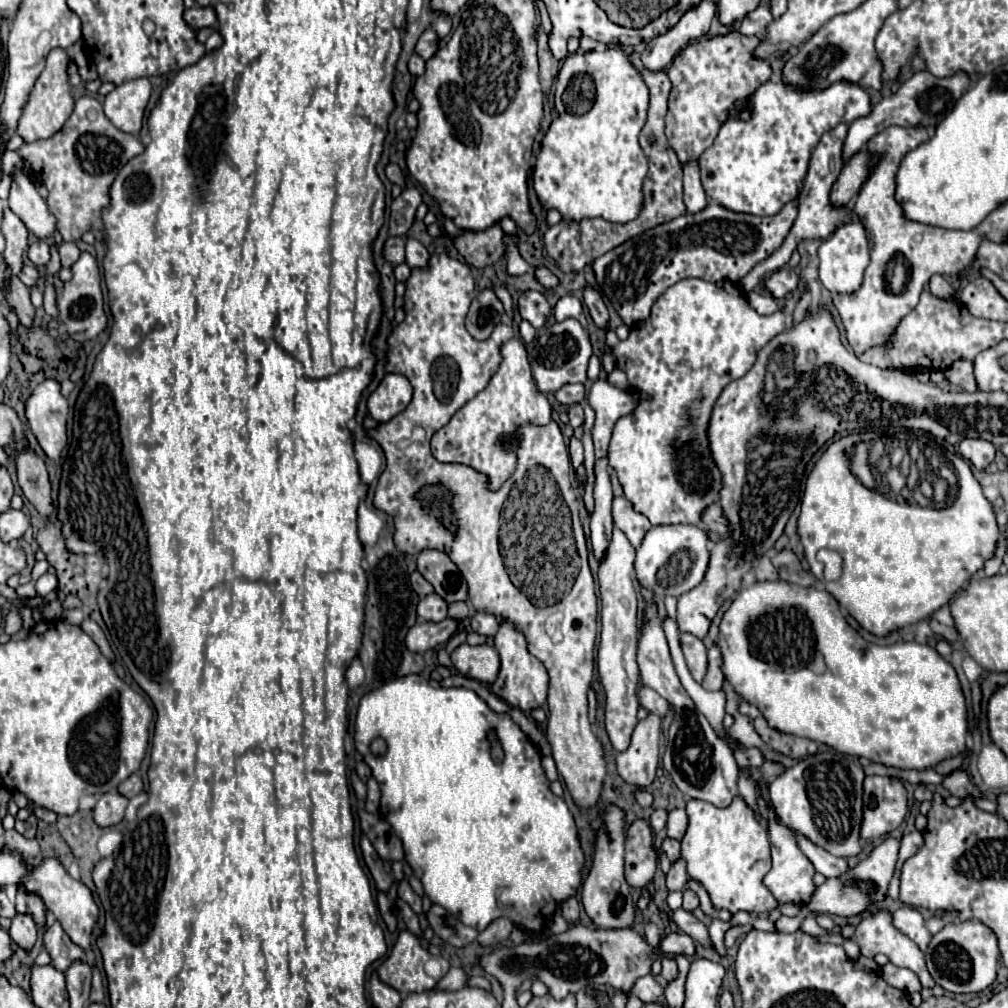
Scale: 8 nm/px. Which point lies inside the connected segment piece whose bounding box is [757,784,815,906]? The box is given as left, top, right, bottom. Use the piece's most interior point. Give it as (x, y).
(791, 879)

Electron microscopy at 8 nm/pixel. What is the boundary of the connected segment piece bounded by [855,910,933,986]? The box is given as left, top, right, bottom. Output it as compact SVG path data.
M879 910L871 916L865 916L857 926L855 942L859 944L863 956L873 958L875 954L879 954L881 948L881 952L889 958L889 962L913 970L923 986L933 984L933 978L925 968L923 952L911 938L907 938L893 926L891 912Z

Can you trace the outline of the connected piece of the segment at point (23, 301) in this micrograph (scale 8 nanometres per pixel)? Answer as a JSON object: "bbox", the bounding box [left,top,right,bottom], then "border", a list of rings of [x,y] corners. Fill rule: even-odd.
{"bbox":[3,278,35,328],"border":[[[11,278],[9,290],[3,290],[3,292],[7,296],[7,302],[15,308],[21,324],[25,328],[31,328],[33,320],[35,320],[35,308],[33,308],[33,304],[29,300],[29,288],[25,288],[19,278]]]}

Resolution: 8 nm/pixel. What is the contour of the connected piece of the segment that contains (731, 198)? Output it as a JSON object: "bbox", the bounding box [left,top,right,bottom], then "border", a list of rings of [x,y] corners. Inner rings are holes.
{"bbox":[699,82,871,216],"border":[[[765,82],[757,88],[751,100],[753,100],[751,120],[743,122],[739,118],[729,118],[721,126],[715,142],[701,154],[699,172],[707,198],[719,202],[729,210],[757,214],[757,216],[777,214],[789,200],[797,198],[803,186],[803,178],[807,174],[811,150],[817,146],[823,132],[835,128],[839,122],[853,122],[871,112],[871,98],[867,90],[849,88],[849,82],[835,82],[825,90],[811,90],[799,94],[795,92],[793,86],[785,86],[781,82],[777,84]]]}

